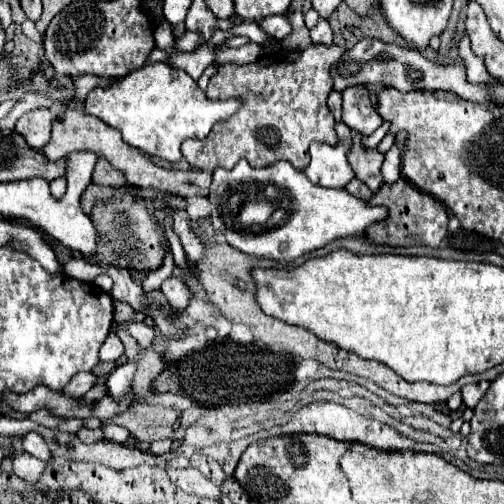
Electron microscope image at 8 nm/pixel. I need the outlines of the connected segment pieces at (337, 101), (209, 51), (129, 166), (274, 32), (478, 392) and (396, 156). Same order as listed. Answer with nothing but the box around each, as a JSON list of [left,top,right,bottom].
[[328,90,342,120],[172,46,222,80],[42,108,212,198],[260,14,292,40],[462,382,490,408],[382,146,402,184]]

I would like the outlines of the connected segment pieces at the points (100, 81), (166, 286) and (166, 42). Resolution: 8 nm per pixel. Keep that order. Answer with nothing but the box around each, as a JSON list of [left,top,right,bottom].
[[74,74,111,101],[162,276,192,310],[154,22,172,50]]

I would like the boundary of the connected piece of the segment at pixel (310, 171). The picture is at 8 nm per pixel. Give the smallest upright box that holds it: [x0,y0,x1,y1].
[304,140,354,188]

